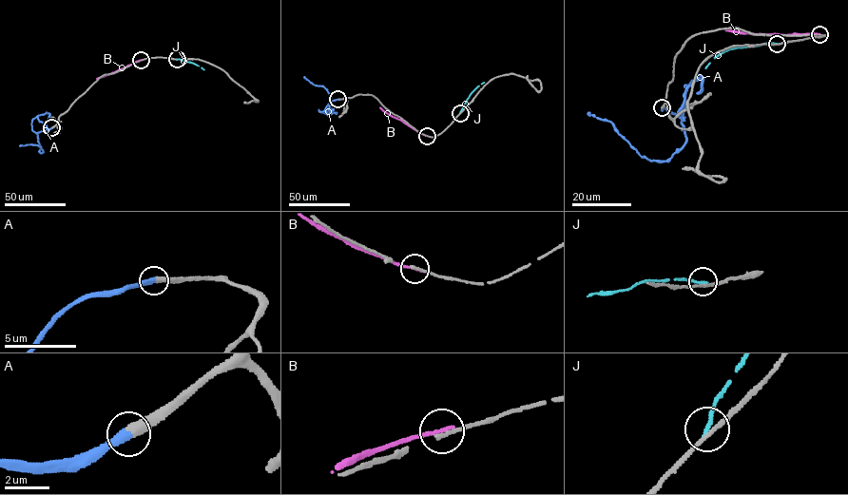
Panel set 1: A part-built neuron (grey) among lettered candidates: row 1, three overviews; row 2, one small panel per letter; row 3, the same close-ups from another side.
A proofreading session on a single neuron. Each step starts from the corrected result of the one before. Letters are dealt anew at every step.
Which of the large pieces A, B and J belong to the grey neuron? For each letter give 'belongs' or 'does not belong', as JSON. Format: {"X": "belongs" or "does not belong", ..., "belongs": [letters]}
{"A": "belongs", "B": "does not belong", "J": "does not belong", "belongs": ["A"]}

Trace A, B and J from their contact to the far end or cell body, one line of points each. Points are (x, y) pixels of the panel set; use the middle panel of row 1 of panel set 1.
A: (337, 99), (327, 105), (324, 110), (327, 115), (330, 95), (322, 86), (314, 85), (303, 77)
B: (427, 136), (380, 107)
J: (460, 113), (472, 91), (484, 82)

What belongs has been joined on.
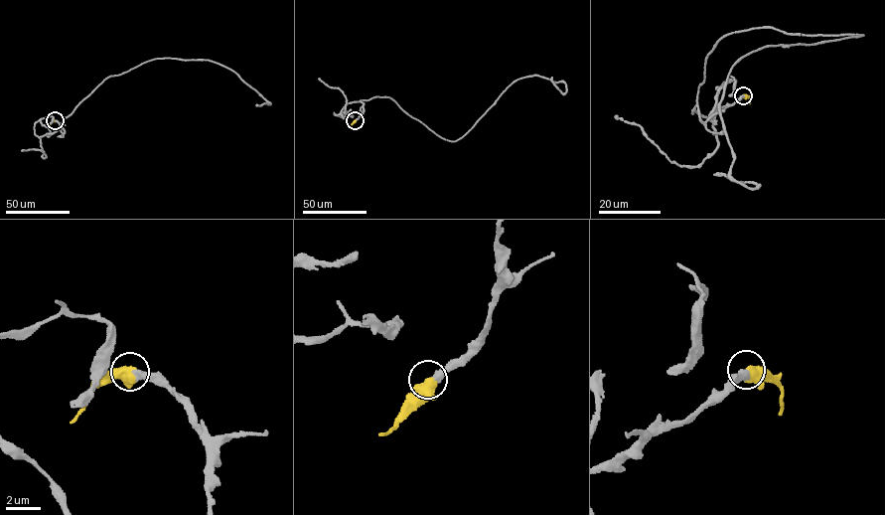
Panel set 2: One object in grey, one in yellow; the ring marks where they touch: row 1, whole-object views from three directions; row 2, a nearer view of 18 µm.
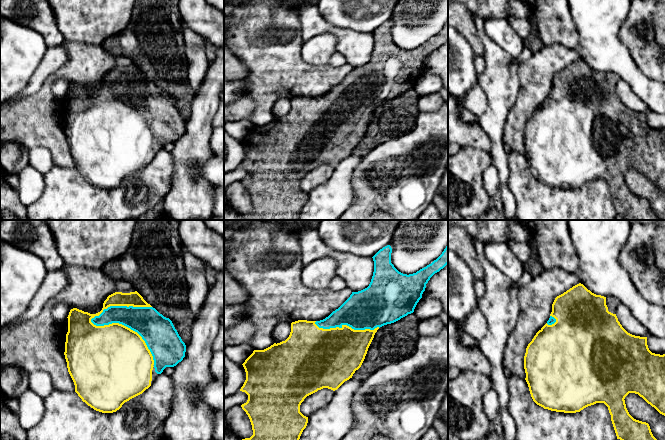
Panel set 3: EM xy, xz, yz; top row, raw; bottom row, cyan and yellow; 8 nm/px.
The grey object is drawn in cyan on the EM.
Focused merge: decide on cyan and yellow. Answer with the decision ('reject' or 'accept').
accept

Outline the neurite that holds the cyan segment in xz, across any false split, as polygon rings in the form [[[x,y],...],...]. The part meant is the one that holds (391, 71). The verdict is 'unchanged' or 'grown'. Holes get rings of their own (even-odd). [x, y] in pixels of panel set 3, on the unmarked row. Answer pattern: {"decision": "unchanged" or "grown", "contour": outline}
{"decision": "grown", "contour": [[[387,21],[372,33],[374,48],[369,62],[352,68],[328,93],[320,97],[292,98],[290,111],[285,117],[274,119],[264,126],[254,126],[245,136],[242,141],[246,148],[246,156],[240,167],[248,171],[248,176],[241,183],[250,195],[253,211],[242,215],[244,220],[298,220],[308,199],[308,193],[300,188],[300,181],[304,175],[323,164],[335,167],[352,154],[355,147],[361,143],[377,106],[413,89],[430,54],[448,40],[448,21],[431,40],[409,51],[399,48],[394,43],[391,39],[391,29],[392,24]]]}

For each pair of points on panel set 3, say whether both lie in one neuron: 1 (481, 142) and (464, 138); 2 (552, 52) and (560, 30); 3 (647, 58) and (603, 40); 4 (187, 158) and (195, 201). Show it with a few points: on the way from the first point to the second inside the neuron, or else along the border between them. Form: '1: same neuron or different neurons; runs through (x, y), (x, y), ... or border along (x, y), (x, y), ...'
1: same neuron; runs through (477, 138), (468, 138)
2: different neurons; border along (544, 44), (560, 43), (575, 50)
3: different neurons; border along (621, 27), (620, 41), (640, 70)
4: same neuron; runs through (187, 169), (189, 190)

